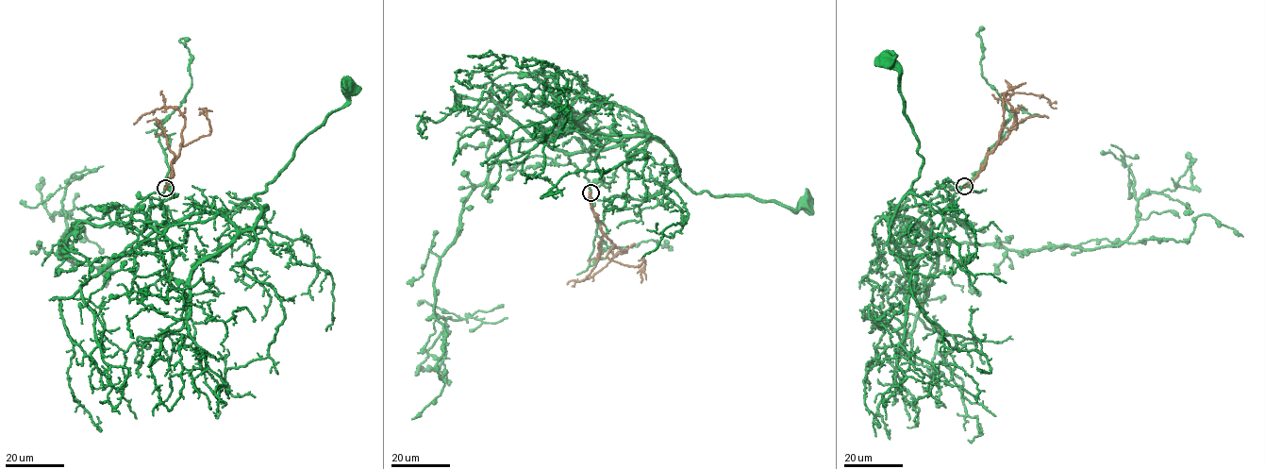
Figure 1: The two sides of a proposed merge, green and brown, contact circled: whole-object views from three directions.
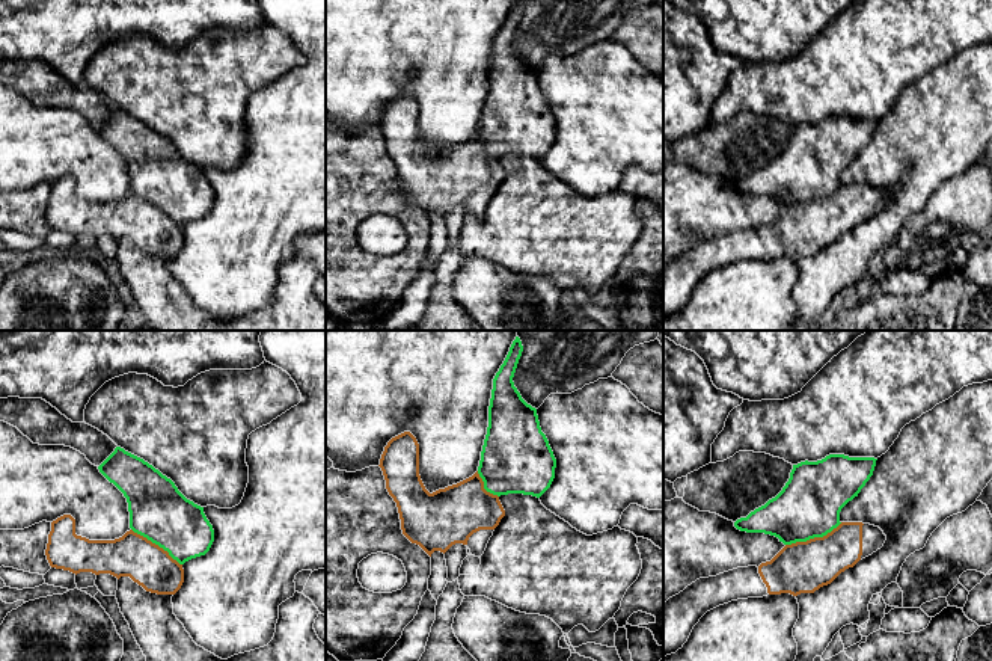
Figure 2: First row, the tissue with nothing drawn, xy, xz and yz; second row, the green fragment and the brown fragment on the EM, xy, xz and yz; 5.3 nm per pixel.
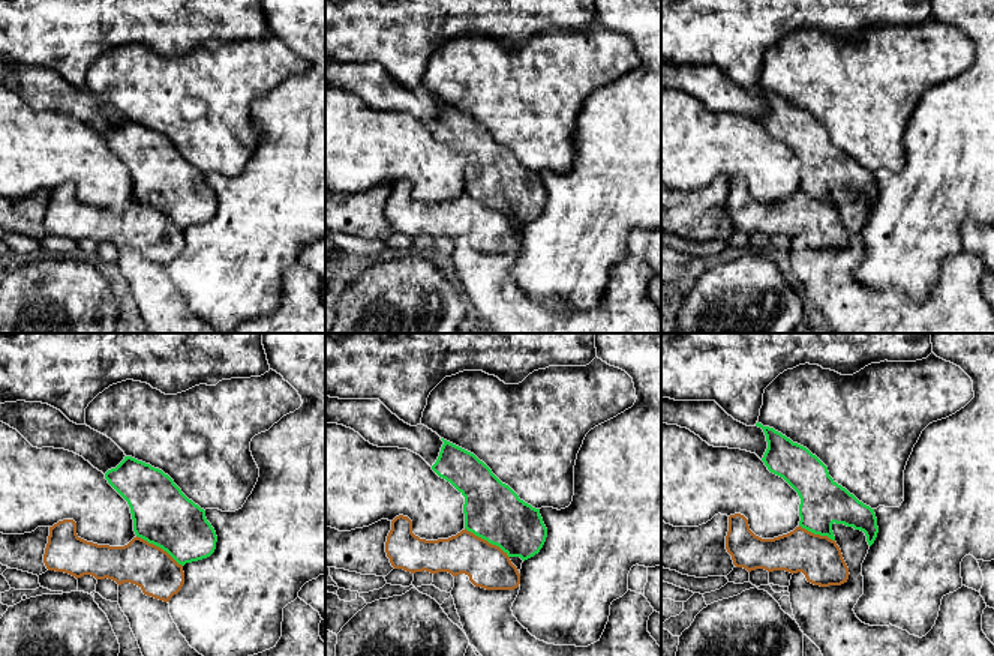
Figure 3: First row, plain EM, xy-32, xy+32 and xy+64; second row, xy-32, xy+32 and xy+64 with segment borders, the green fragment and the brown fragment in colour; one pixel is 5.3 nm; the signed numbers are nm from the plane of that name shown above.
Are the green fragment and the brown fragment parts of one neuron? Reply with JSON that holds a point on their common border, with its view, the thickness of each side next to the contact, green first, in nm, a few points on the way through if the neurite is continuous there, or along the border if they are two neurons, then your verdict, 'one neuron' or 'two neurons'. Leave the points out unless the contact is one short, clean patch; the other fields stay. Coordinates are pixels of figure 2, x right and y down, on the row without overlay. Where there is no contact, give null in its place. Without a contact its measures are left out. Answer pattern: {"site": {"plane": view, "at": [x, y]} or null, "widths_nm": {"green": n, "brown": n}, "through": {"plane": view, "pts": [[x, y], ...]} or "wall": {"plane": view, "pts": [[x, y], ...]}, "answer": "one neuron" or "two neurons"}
{"site": {"plane": "yz", "at": [813, 199]}, "widths_nm": {"green": 340, "brown": 280}, "answer": "two neurons"}

